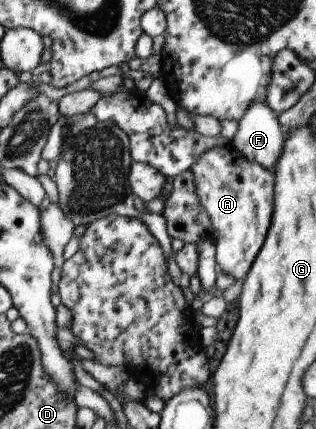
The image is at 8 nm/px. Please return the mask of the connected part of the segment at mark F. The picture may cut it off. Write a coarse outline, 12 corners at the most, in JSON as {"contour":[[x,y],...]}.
{"contour":[[253,101],[231,145],[272,172],[284,140],[277,115]]}

